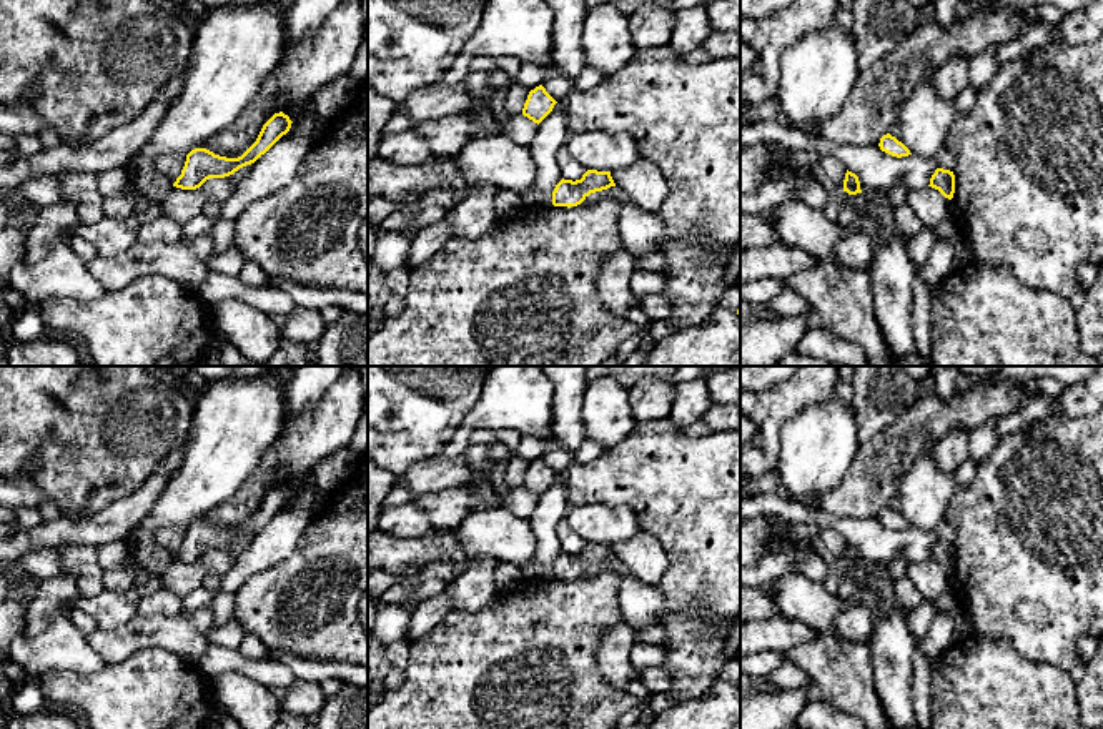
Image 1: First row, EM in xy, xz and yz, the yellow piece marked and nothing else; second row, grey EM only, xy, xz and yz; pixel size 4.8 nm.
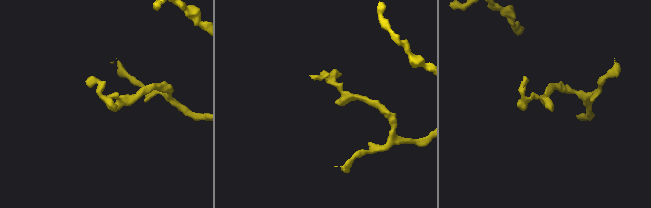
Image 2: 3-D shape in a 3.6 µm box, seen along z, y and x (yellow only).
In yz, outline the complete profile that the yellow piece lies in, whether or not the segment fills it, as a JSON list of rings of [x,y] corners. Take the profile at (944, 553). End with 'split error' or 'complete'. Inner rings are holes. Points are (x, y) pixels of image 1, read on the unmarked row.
[[[937,541],[930,551],[932,561],[938,563],[945,571],[952,573],[955,566],[955,548],[950,543]]] | complete

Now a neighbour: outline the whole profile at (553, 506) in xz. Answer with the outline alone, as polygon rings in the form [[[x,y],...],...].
[[[557,474],[552,484],[539,496],[534,509],[531,526],[539,539],[534,561],[522,569],[522,578],[529,581],[552,579],[552,564],[562,553],[561,539],[557,536],[557,524],[567,516],[571,509],[566,498],[566,479]]]

